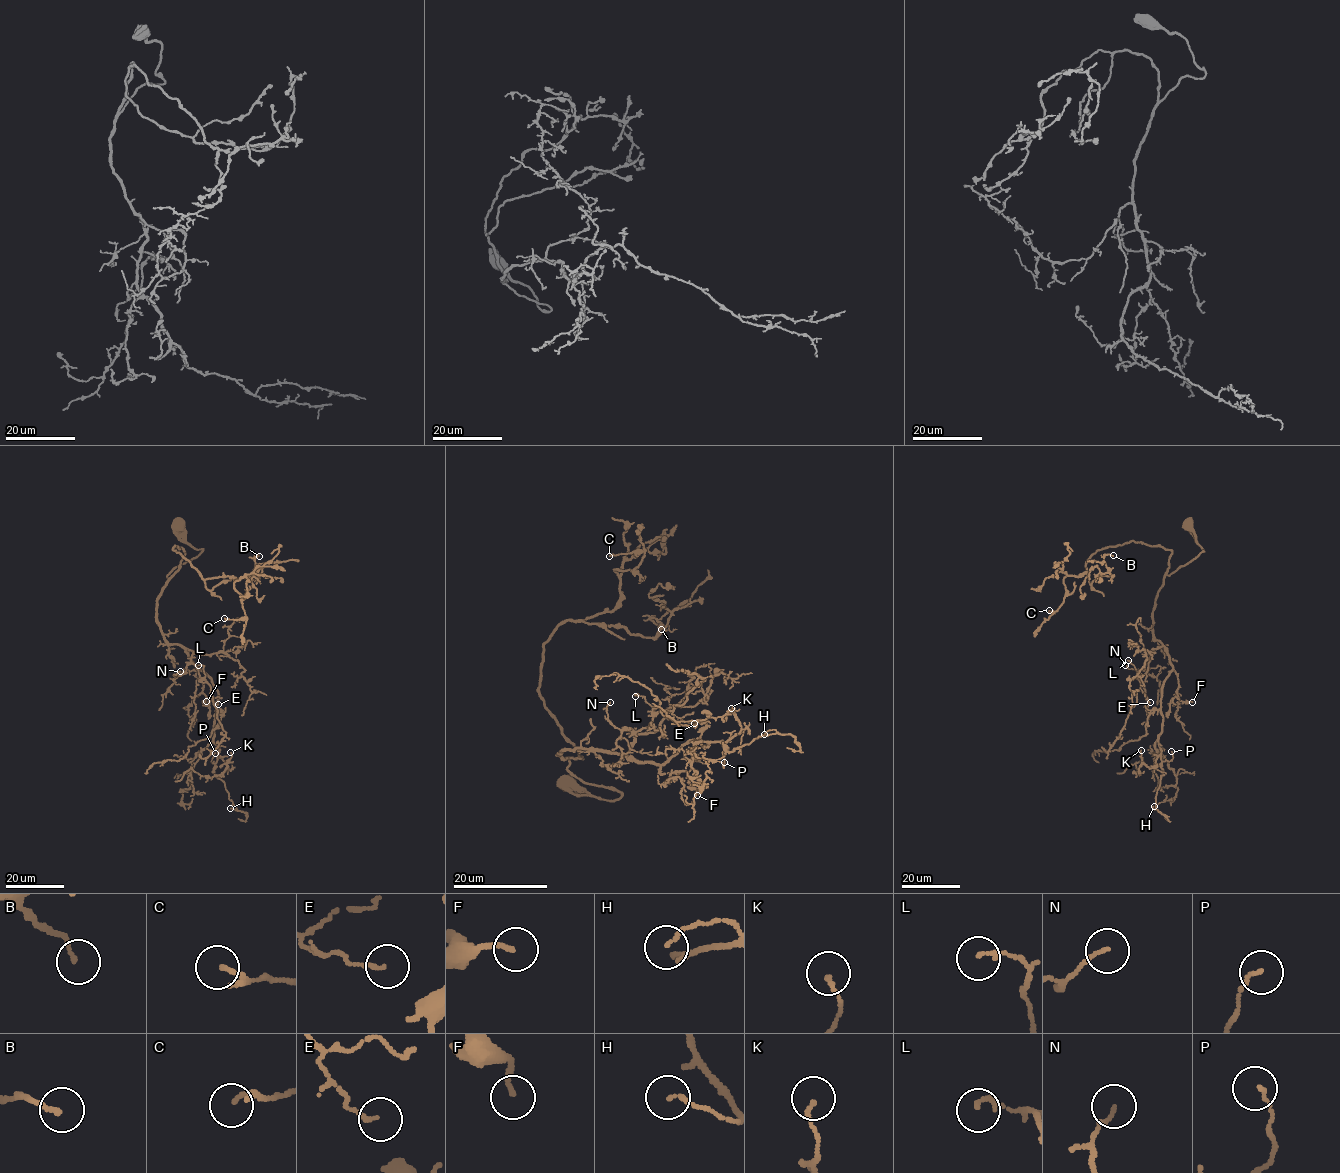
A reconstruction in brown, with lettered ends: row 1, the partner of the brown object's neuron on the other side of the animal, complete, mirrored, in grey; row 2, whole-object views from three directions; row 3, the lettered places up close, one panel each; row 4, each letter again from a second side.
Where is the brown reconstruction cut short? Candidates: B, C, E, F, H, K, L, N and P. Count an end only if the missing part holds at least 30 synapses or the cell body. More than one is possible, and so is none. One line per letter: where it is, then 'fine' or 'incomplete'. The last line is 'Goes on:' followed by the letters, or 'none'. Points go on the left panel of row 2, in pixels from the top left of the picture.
B: place (259, 556); fine
C: place (224, 618); fine
E: place (218, 704); fine
F: place (206, 701); fine
H: place (230, 808); fine
K: place (230, 752); fine
L: place (198, 665); fine
N: place (180, 671); fine
P: place (215, 753); fine
Goes on: none

